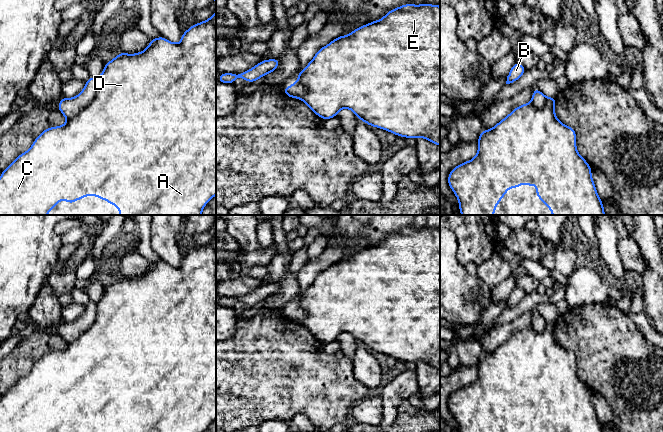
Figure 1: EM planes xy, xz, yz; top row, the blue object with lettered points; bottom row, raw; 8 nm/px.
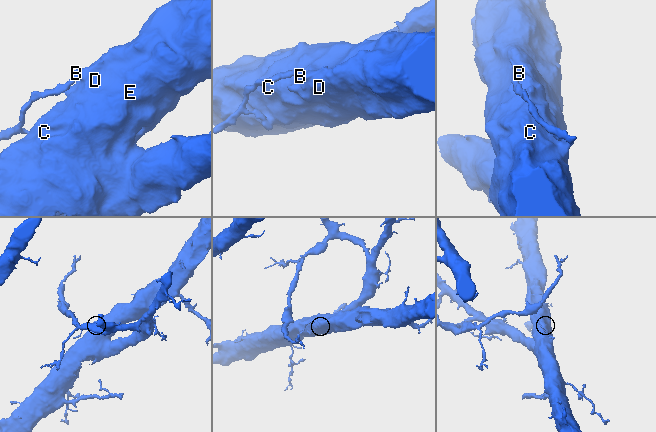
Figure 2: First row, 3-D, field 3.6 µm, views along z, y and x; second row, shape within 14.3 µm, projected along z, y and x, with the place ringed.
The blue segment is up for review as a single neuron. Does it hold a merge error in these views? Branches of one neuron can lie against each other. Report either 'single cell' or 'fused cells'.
fused cells

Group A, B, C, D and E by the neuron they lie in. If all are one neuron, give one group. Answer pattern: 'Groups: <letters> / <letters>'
Groups: A C D E / B

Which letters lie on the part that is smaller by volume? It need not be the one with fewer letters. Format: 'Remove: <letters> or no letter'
Remove: B

